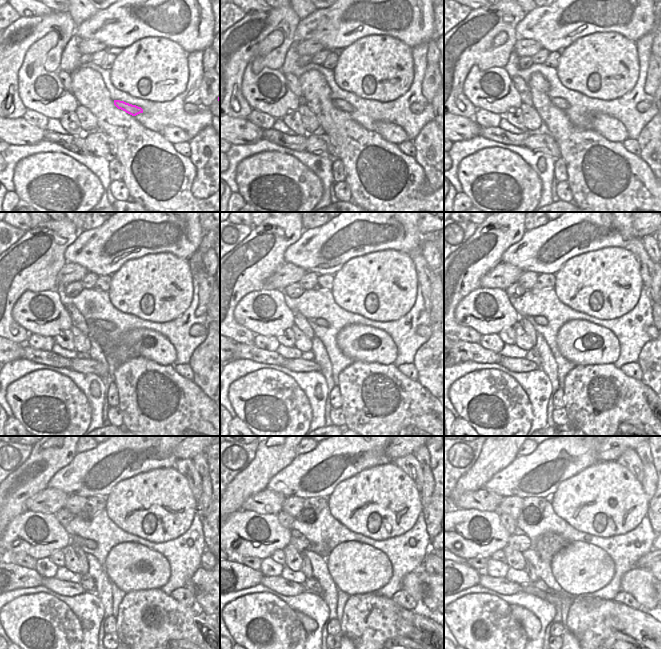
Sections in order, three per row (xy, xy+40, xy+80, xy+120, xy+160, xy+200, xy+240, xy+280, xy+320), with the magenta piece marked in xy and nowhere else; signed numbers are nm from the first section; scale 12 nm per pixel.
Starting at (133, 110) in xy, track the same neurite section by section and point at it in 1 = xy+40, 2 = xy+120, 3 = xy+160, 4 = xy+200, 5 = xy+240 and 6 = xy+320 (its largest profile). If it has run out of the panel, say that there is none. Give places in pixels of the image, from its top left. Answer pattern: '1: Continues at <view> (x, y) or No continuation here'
1: Continues at xy+40 (338, 103)
2: Continues at xy+120 (106, 325)
3: Continues at xy+160 (322, 322)
4: Continues at xy+200 (540, 320)
5: Continues at xy+240 (76, 541)
6: Continues at xy+320 (520, 543)

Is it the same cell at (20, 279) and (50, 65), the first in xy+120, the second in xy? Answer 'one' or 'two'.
one

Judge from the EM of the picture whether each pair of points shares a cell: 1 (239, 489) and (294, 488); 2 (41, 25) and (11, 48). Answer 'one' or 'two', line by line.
1: two
2: one

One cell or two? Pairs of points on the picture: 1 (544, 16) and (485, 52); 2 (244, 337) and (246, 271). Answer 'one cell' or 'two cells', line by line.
1: two cells
2: one cell

